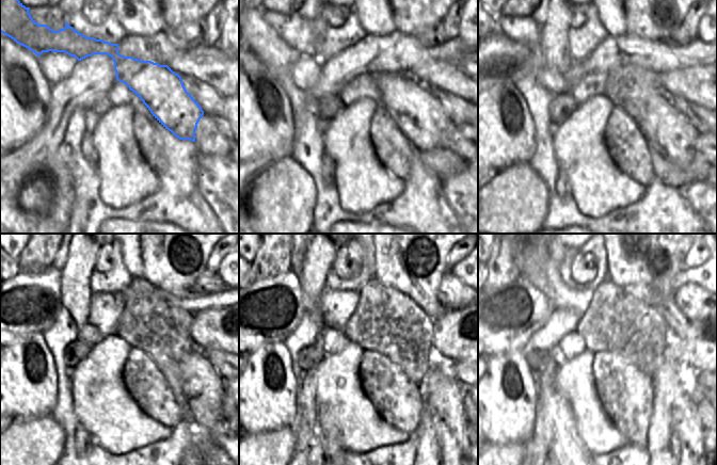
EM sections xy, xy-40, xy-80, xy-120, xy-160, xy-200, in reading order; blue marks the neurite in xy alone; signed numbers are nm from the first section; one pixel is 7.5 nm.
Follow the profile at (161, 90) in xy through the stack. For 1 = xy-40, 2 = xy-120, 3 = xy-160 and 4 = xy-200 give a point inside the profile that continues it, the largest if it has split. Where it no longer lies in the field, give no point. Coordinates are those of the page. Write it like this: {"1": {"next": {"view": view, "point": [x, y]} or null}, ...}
{"1": {"next": {"view": "xy-40", "point": [419, 116]}}, "2": {"next": {"view": "xy-120", "point": [203, 386]}}, "3": {"next": {"view": "xy-160", "point": [442, 390]}}, "4": {"next": {"view": "xy-200", "point": [690, 431]}}}

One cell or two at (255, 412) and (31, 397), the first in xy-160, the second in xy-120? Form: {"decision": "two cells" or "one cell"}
{"decision": "one cell"}

